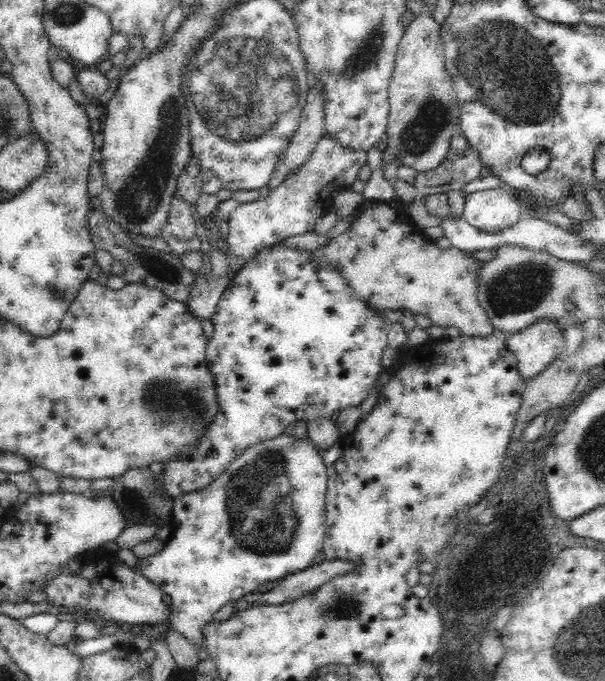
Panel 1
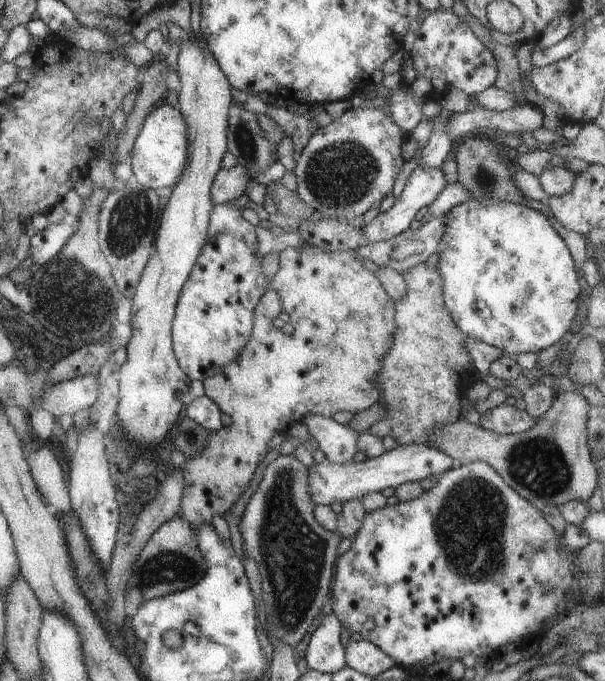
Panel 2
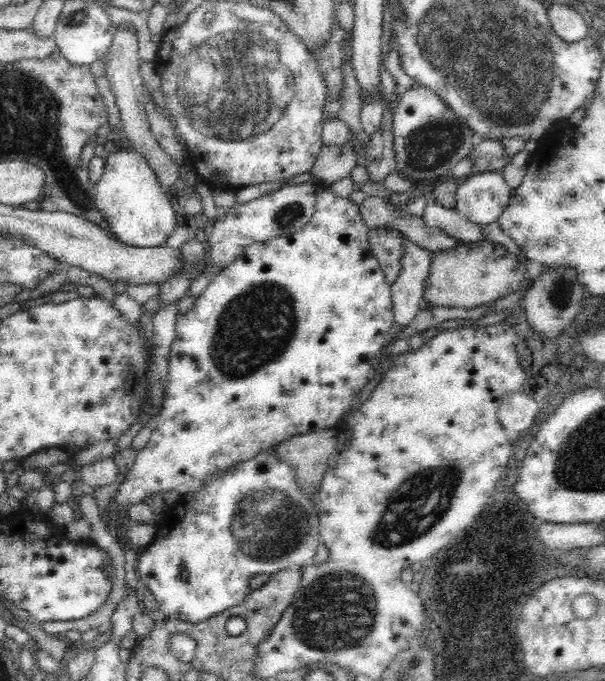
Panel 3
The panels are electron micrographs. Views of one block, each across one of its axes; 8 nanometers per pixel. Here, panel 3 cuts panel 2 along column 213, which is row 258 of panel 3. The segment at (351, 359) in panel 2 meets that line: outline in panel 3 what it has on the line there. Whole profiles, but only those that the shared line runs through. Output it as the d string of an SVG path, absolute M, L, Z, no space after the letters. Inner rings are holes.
M374 227L367 230L369 252L383 270L388 286L392 287L400 277L404 244L407 238L396 229ZM488 239L480 242L456 243L443 251L431 253L432 258L424 280L423 298L429 308L445 306L476 310L490 308L500 298L508 296L522 286L526 264L516 257L502 243Z

